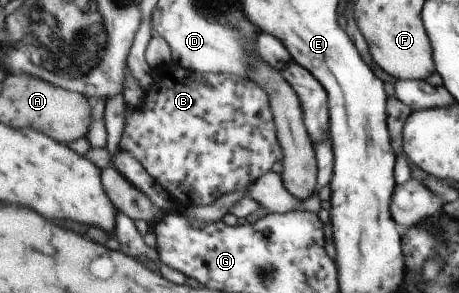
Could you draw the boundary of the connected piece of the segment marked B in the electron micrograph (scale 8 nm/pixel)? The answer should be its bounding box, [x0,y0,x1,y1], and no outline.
[119,61,284,205]

